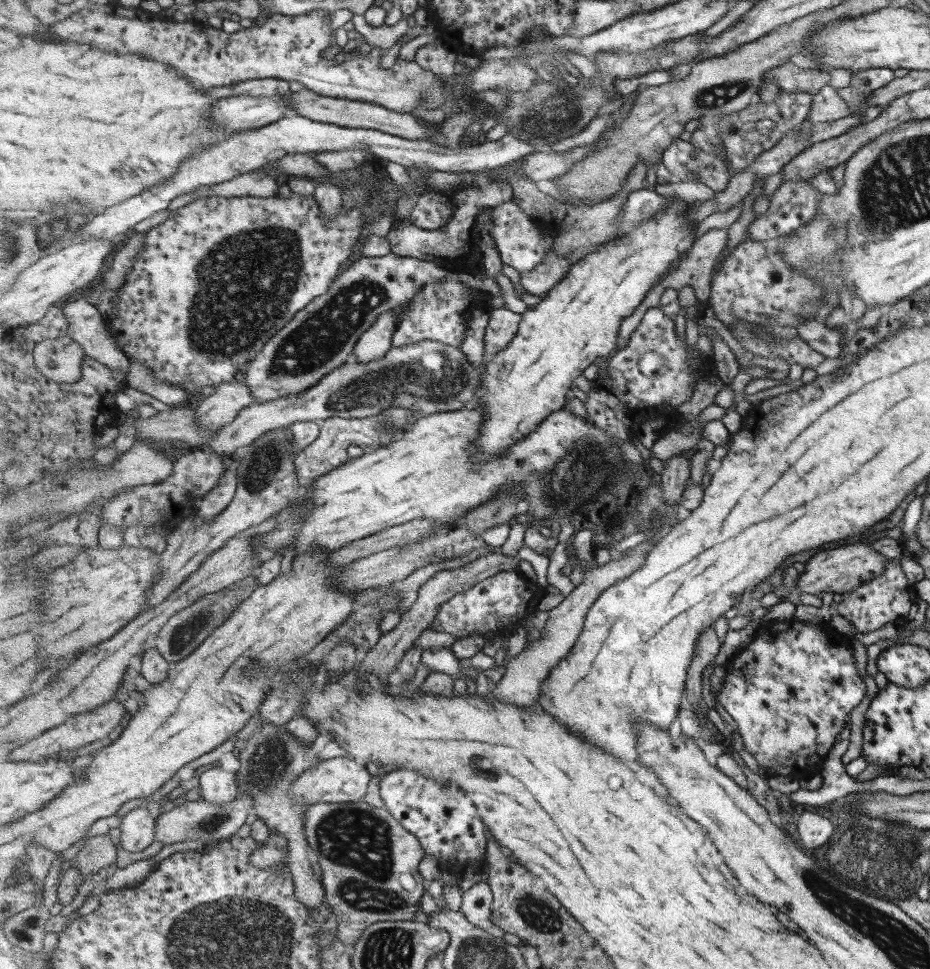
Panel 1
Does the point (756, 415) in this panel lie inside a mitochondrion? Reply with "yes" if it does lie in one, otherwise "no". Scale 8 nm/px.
no

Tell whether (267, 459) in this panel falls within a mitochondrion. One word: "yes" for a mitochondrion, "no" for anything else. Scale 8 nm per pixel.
yes

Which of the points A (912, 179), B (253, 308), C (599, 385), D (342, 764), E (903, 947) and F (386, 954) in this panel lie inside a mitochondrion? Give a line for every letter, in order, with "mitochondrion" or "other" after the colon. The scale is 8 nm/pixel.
A: mitochondrion
B: mitochondrion
C: other
D: other
E: mitochondrion
F: mitochondrion

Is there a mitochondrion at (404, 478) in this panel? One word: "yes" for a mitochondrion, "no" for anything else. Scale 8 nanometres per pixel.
no

